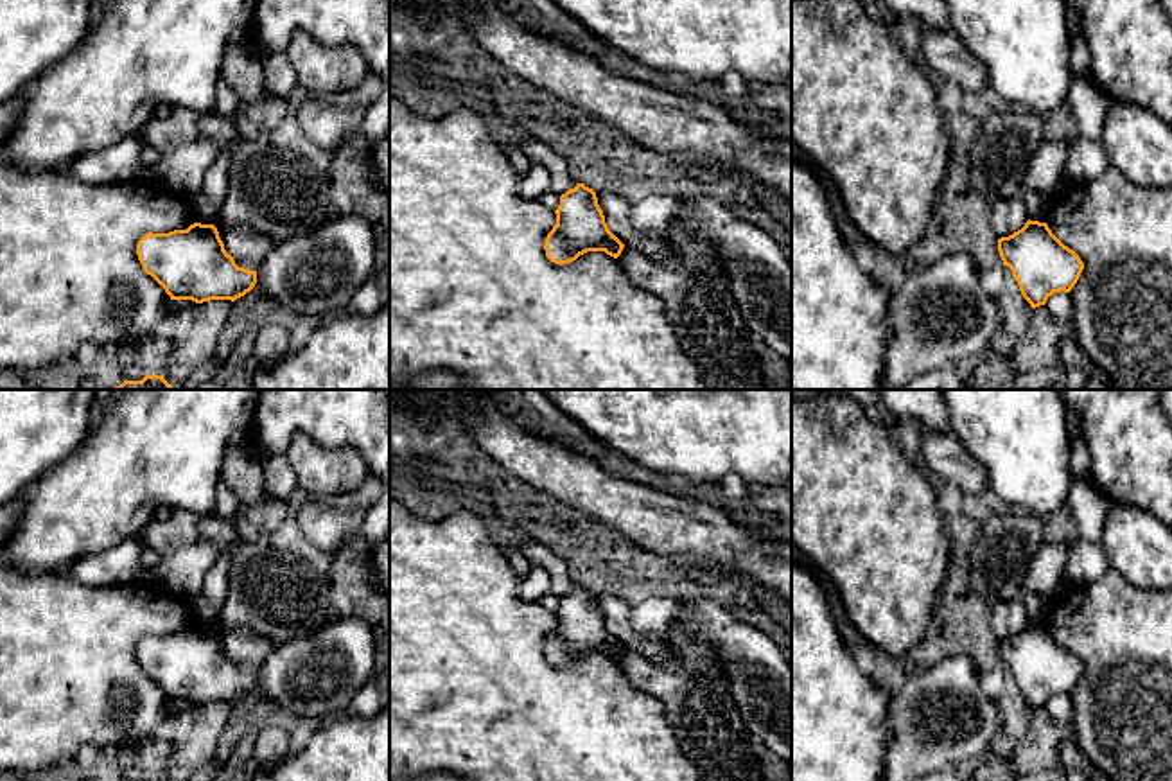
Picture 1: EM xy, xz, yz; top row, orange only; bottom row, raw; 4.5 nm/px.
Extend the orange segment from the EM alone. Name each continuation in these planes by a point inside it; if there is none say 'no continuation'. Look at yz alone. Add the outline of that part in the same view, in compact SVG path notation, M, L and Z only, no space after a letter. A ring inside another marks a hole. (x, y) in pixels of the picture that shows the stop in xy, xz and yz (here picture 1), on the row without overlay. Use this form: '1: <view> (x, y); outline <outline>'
no continuation

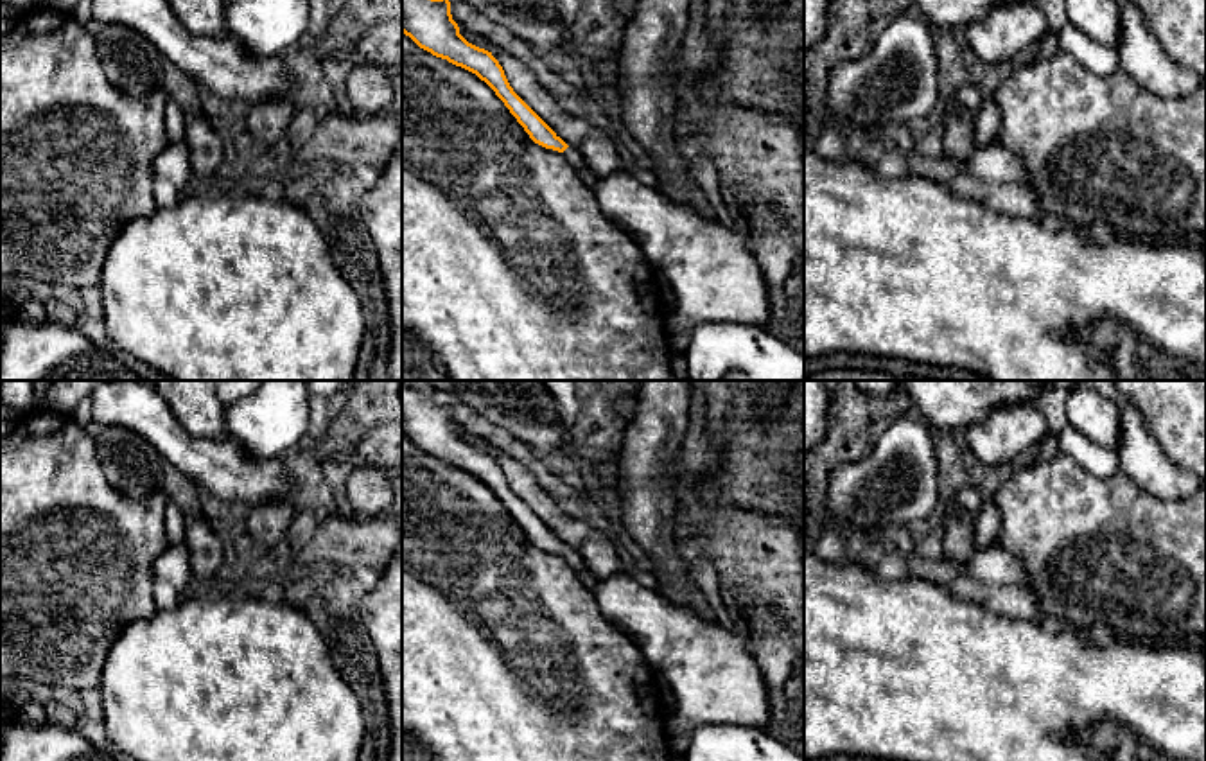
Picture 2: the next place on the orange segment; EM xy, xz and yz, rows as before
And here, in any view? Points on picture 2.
1: xz (573, 559); outline M567 549L564 553L564 558L565 558L567 565L576 573L581 573L587 567L583 558L574 549Z

